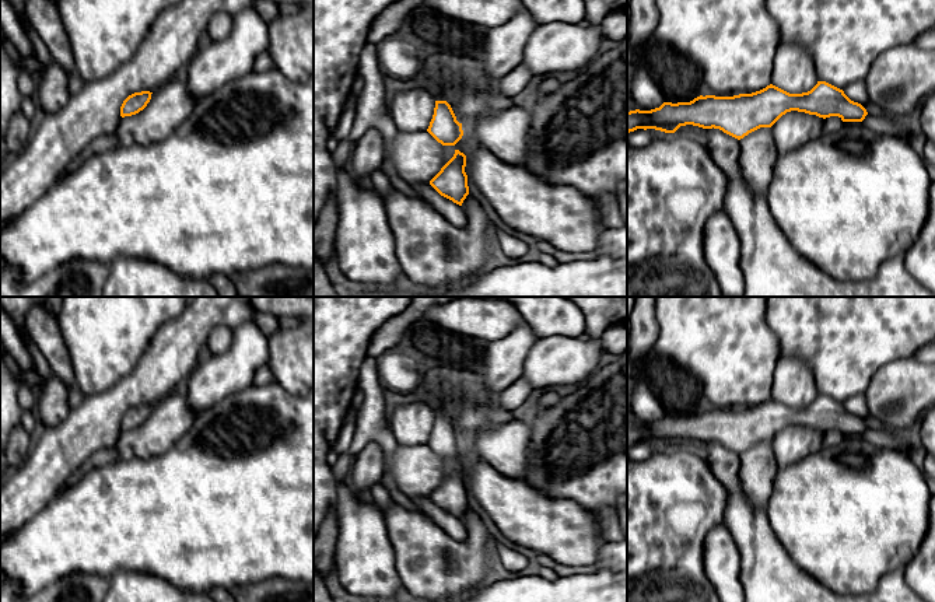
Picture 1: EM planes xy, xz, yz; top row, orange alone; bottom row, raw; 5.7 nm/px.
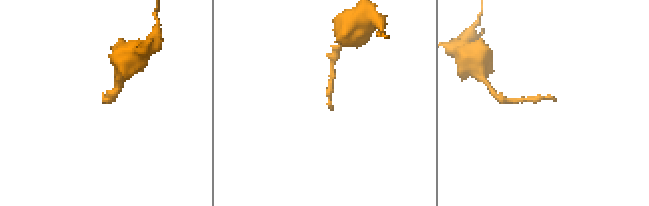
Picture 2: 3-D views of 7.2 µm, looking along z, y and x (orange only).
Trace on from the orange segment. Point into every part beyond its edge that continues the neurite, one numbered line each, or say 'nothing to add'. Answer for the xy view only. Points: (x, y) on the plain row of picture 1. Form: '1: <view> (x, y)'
nothing to add

